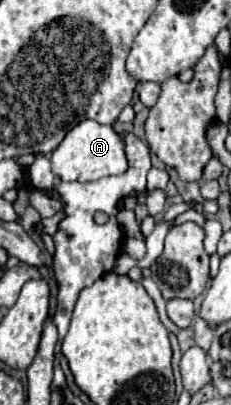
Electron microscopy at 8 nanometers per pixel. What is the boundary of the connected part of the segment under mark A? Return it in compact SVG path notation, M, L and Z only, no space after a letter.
M85 119L79 125L75 125L59 143L59 147L53 151L51 167L61 181L85 183L85 181L97 181L105 175L119 175L127 169L123 141L111 125L101 125L97 121Z

